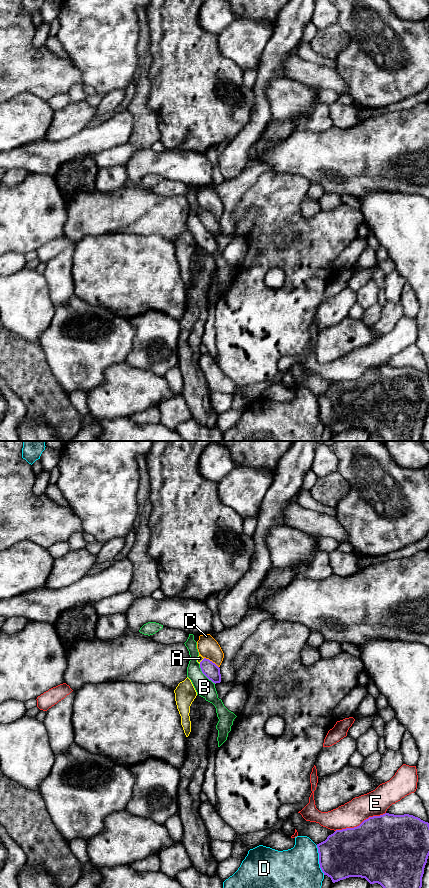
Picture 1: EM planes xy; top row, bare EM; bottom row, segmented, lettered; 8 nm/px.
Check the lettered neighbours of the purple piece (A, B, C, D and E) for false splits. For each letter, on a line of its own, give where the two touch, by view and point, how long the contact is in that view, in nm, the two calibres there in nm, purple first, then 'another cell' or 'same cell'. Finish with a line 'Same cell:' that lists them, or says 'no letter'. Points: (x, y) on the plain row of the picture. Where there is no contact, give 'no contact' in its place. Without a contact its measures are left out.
A: meets purple in xy at (201, 213); contact 60 nm long; 120 nm thick on the purple side, 50 nm on the other; same cell
B: meets purple in xy at (205, 227); contact 200 nm long; 120 nm thick on the purple side, 150 nm on the other; another cell
C: meets purple in xy at (211, 213); contact 150 nm long; 120 nm thick on the purple side, 170 nm on the other; another cell
D: meets purple in xy at (319, 412); contact 240 nm long; 380 nm thick on the purple side, 460 nm on the other; another cell
E: meets purple in xy at (361, 375); contact 440 nm long; 500 nm thick on the purple side, 200 nm on the other; another cell
Same cell: A

